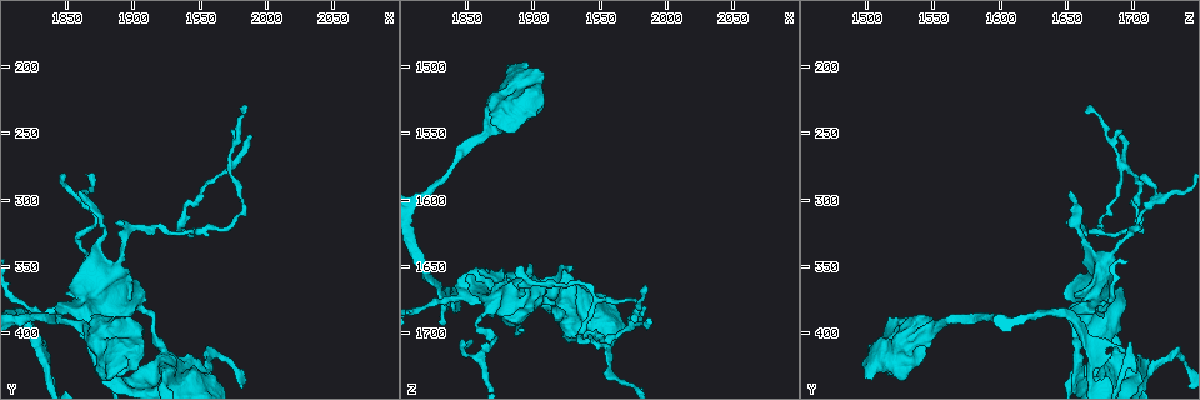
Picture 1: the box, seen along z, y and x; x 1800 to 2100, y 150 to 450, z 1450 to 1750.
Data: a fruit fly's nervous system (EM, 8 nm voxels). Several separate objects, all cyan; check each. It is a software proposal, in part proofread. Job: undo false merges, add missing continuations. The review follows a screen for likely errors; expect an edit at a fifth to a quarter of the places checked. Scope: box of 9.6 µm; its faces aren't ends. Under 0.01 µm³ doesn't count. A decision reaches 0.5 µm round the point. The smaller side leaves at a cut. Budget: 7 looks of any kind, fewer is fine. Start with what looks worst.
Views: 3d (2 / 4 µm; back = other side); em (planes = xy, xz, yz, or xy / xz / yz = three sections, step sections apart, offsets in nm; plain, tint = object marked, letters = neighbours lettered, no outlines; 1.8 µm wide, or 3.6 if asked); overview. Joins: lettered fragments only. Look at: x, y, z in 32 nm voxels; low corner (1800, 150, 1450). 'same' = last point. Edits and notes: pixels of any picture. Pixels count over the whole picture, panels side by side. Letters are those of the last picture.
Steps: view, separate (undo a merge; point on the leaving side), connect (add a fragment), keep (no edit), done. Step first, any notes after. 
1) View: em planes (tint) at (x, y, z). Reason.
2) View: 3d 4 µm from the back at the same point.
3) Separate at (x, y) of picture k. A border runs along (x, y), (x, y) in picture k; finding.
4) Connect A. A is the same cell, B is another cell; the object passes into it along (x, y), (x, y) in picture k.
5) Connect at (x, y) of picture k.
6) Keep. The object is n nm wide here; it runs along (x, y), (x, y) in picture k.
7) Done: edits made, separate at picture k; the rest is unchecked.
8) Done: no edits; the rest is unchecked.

View: 3d 4 µm at (1882, 434, 1498). Stops while still wide.

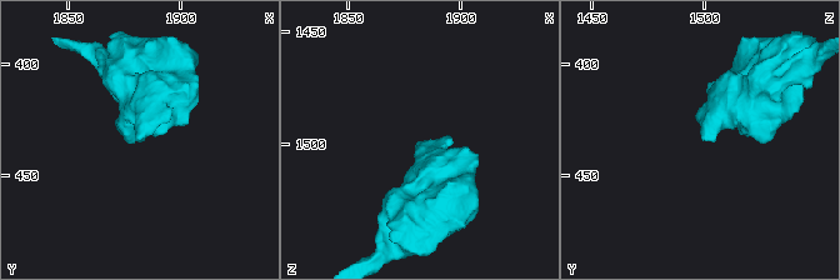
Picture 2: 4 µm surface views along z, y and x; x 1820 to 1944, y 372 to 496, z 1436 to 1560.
View: em planes (plain) at (1882, 435, 1498). Now the EM.

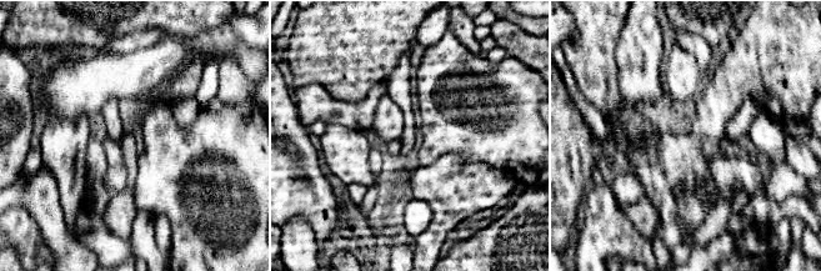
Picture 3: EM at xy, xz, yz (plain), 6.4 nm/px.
View: em planes (letters) at the same point.

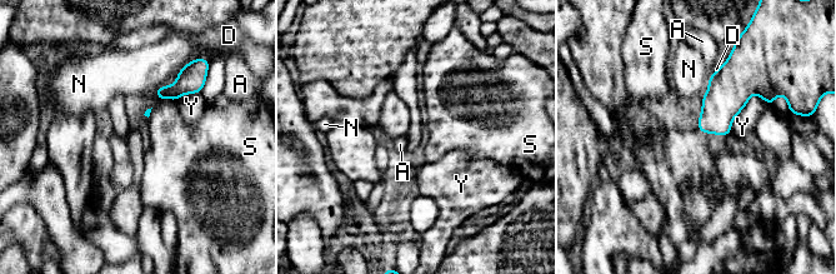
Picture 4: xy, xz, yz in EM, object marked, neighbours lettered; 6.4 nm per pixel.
Keep. A, D, N, S and Y are other cells; a border runs along (715, 71), (710, 76) in picture 4; none of them fits.

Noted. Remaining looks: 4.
View: 3d 2 µm at (1868, 408, 1658).

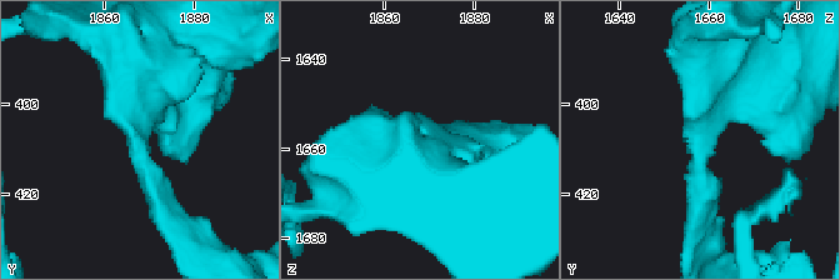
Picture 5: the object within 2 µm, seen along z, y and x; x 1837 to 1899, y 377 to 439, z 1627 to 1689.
View: em xy step 16 (letters) at (1866, 409, 1657). The arms are 170, 440 nm wide.

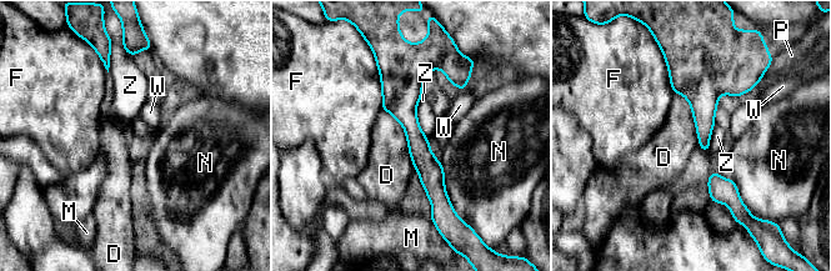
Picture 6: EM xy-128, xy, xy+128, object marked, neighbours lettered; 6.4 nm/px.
Keep. The longest contact is with D, 440 nm; D, F, M, N, P, W and Z are other cells; a border runs along (383, 110), (404, 129), (415, 169) in picture 6; one neuron here.

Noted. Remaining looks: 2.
View: 3d 4 µm at (1862, 300, 1716). Sharp bend.

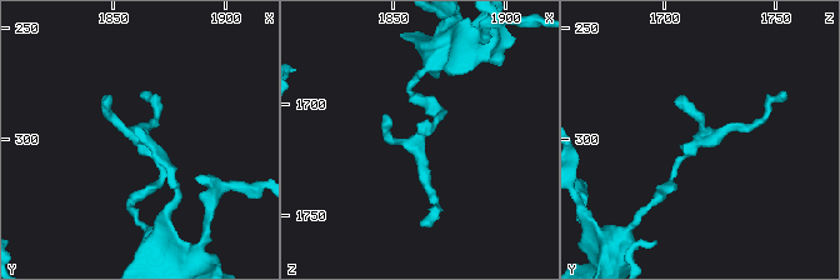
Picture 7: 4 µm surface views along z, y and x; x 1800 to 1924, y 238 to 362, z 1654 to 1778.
View: em planes (letters) at (1860, 300, 1718).

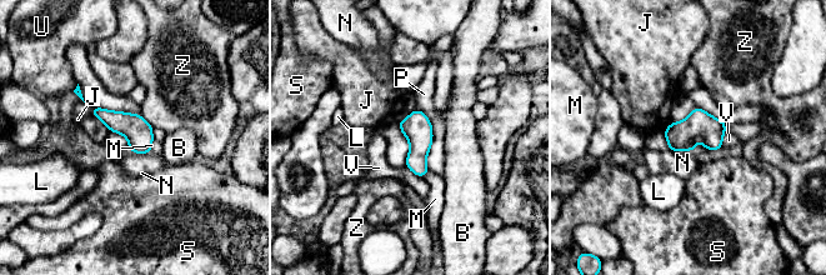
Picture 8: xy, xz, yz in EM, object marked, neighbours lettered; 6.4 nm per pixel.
Keep. B, J, L, M, N, P, S, U, V and Z are other cells; a border runs along (694, 150), (667, 151) in picture 8; continuous, no second neuron.

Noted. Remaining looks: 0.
Done: no edits; the rest is unchecked.

